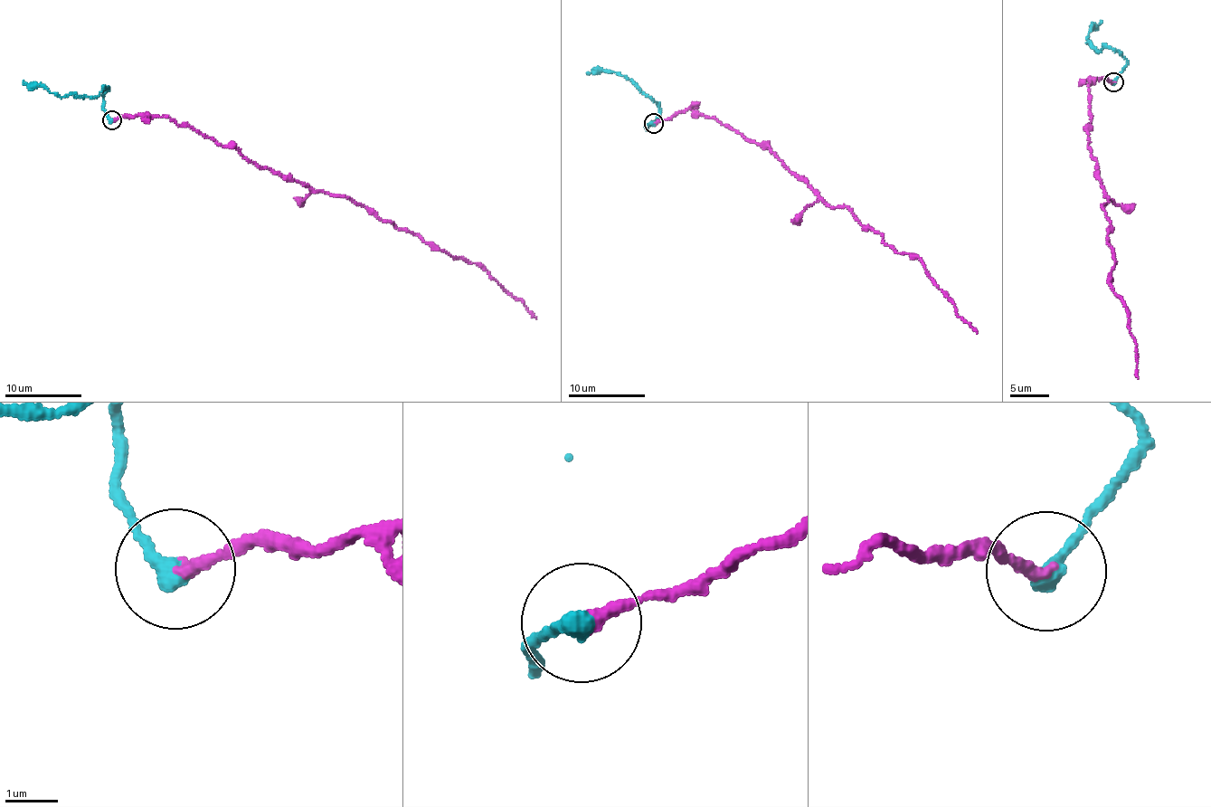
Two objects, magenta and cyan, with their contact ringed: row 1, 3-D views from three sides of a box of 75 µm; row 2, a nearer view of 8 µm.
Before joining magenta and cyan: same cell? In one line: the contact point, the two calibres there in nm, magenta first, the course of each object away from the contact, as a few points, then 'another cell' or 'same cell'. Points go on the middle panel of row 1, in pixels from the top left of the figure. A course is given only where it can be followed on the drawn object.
at (653, 123); 240 nm thick on the magenta side, 380 nm on the other; magenta runs (653, 123), (693, 109), (766, 144), (830, 206), (849, 206), (897, 253), (914, 253), (977, 333); cyan runs (653, 123), (647, 127), (658, 117), (658, 105), (622, 75), (594, 70), (588, 74); another cell

